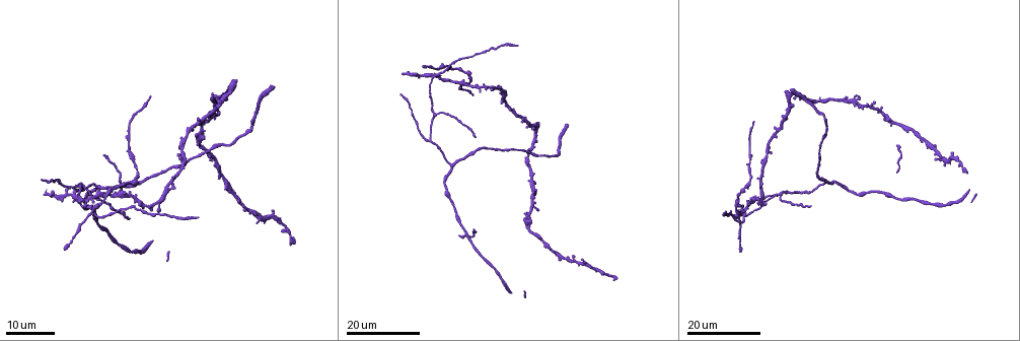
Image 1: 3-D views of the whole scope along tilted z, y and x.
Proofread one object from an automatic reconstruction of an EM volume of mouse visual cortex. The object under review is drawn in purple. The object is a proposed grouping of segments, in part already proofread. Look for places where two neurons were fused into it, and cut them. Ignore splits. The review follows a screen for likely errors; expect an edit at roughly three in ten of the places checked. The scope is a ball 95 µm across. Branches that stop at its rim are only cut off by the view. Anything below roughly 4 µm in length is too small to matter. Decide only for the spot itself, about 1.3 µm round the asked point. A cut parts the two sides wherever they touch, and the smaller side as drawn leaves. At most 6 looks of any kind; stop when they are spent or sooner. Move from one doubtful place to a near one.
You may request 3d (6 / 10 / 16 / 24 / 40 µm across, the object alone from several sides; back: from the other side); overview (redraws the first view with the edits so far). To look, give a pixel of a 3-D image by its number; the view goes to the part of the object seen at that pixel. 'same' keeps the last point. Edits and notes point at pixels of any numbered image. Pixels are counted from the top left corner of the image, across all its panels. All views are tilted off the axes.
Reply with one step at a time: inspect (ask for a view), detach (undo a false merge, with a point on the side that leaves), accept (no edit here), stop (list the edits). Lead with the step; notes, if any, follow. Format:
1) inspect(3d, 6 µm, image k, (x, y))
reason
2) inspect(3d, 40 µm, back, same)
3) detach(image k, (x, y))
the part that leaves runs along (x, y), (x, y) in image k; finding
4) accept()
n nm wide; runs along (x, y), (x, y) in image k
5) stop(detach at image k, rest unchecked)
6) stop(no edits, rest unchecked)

inspect(3d, 16 µm, image 1, (441, 72))
side arm on a straight run

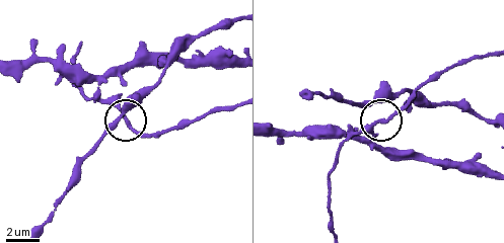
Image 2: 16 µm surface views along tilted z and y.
inspect(3d, 6 µm, image 2, (125, 121))

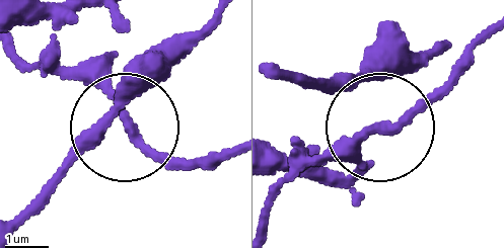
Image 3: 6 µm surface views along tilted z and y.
accept()
3 arms; continuous, no second neuron

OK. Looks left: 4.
inspect(3d, 16 µm, image 1, (160, 212))

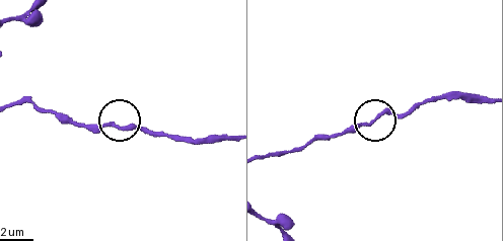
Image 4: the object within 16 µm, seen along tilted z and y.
inspect(3d, 10 µm, image 4, (371, 121))

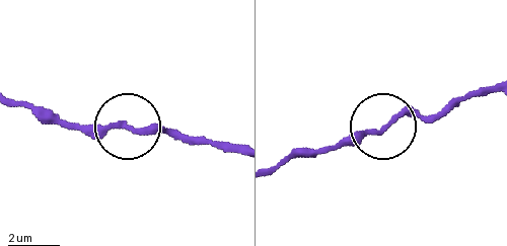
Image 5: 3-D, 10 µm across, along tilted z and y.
inspect(3d, 6 µm, image 5, (125, 127))

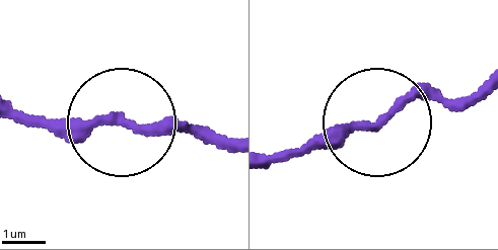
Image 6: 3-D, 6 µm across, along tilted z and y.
accept()
190 nm wide; runs along (270, 166), (404, 106), (477, 92) in image 6; continuous, no second neuron

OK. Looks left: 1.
stop(no edits, rest unchecked)

